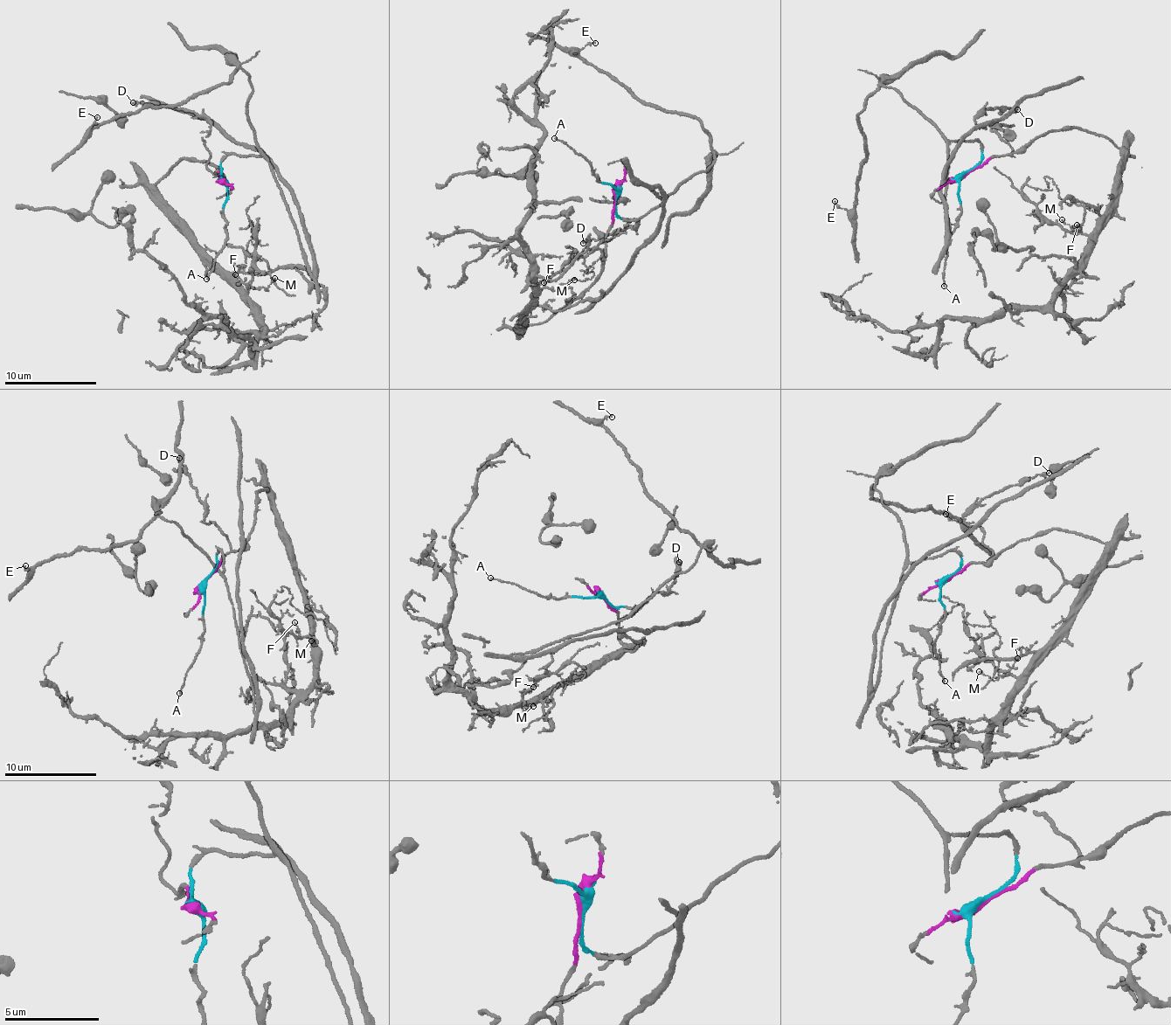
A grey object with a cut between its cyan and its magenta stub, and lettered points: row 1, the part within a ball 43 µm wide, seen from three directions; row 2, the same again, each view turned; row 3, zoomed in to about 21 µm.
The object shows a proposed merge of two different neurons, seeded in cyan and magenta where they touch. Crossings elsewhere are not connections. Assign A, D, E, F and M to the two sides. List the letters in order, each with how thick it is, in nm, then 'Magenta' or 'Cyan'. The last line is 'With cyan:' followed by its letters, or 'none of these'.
A: Thickness 140 nm. Cyan
D: Thickness 240 nm. Magenta
E: Thickness 140 nm. Cyan
F: Thickness 80 nm. Magenta
M: Thickness 110 nm. Magenta
With cyan: A, E

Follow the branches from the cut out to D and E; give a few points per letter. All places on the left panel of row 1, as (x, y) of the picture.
D: (222, 180), (206, 164), (210, 152), (202, 141), (211, 128), (204, 116), (133, 101)
E: (222, 180), (226, 155), (261, 150), (246, 114), (250, 77), (237, 68), (225, 83), (90, 128), (97, 117)

